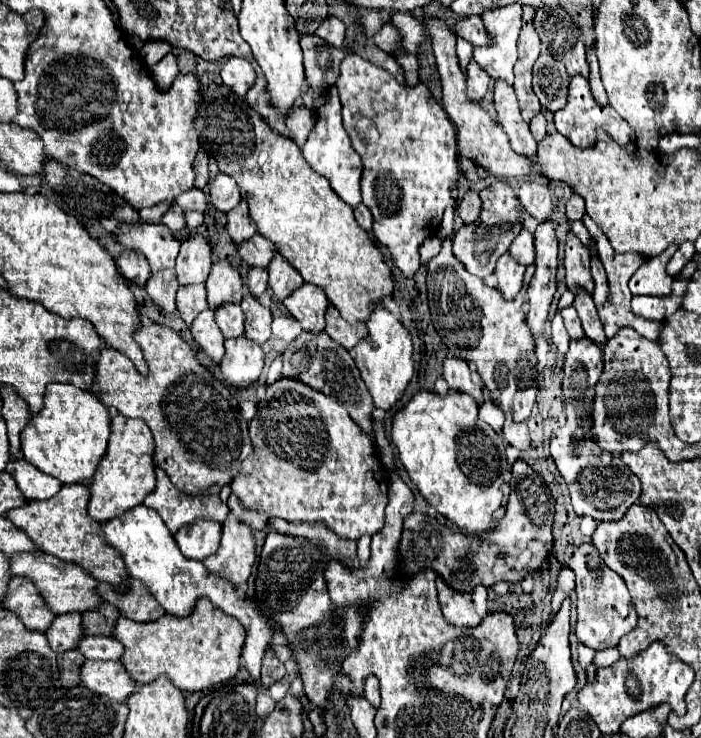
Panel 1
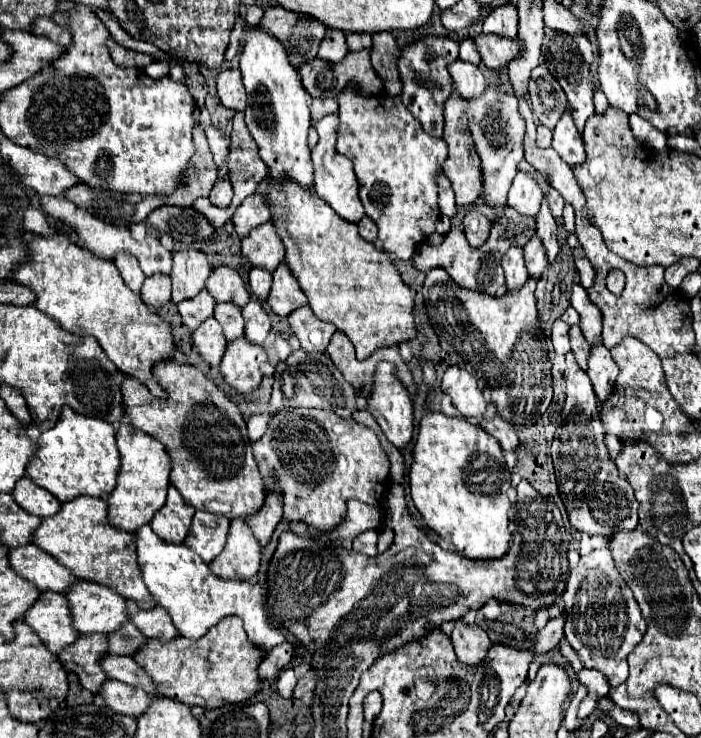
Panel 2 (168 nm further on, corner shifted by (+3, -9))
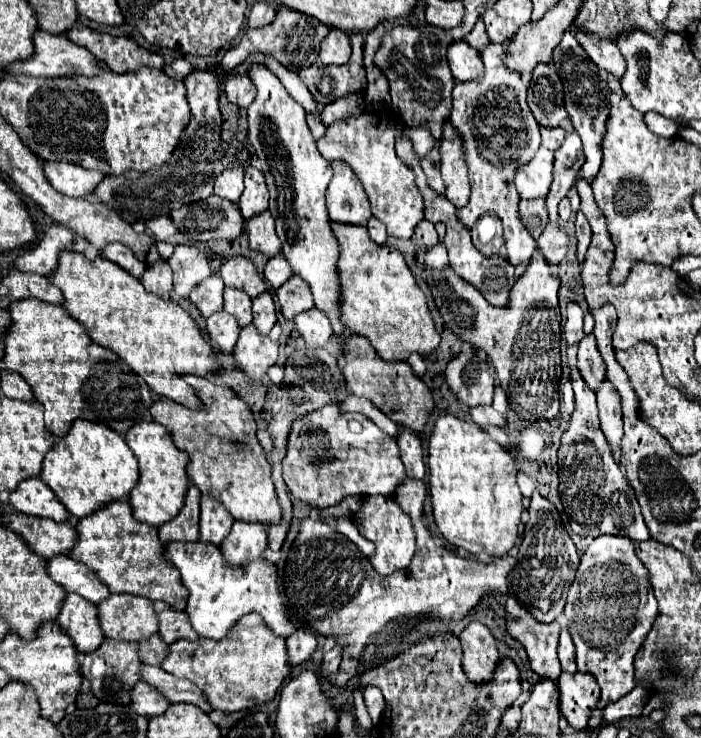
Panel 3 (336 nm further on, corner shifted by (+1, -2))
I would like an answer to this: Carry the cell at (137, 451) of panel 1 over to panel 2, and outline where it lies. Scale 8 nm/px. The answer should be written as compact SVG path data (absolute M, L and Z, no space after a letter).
M122 424L116 432L116 446L120 452L120 470L118 470L118 482L116 488L108 496L108 518L110 524L118 530L138 530L138 526L148 524L152 516L164 506L166 502L166 490L168 490L168 474L170 474L170 458L166 454L166 448L158 440L154 440L150 434L130 426Z

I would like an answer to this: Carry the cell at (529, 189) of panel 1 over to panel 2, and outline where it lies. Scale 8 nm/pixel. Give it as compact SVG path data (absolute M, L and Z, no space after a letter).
M518 172L508 192L508 206L518 210L520 214L536 218L540 204L542 204L542 190L536 184L536 180L528 174Z

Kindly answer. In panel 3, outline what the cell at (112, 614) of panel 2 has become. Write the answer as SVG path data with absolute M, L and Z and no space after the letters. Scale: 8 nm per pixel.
M110 595L98 603L100 625L108 639L140 643L158 633L154 603L136 595Z

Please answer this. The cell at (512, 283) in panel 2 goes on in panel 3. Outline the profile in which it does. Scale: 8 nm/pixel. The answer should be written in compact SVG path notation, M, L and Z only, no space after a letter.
M490 43L480 51L484 63L484 77L480 81L456 83L452 91L450 121L462 137L468 175L472 183L472 195L468 205L458 209L458 219L470 229L486 211L498 213L504 225L506 255L514 267L526 267L536 241L518 217L520 195L514 187L514 173L526 165L540 147L540 129L526 103L526 91L518 71L510 71L504 63L504 49L498 43Z

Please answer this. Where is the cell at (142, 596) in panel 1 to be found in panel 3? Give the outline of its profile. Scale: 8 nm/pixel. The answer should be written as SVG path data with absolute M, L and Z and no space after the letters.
M166 607L164 611L158 613L158 621L160 621L160 637L170 645L176 639L198 639L200 635L192 629L190 619L184 611L176 611L174 607Z

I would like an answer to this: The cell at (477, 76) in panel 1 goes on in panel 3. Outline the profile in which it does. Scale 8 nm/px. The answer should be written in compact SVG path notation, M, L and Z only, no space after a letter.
M462 39L452 43L448 49L448 65L456 81L474 81L484 77L484 67L478 51Z

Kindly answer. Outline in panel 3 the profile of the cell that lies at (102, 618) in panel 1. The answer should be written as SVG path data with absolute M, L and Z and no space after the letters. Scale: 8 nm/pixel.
M152 635L148 641L140 641L140 657L144 663L148 665L160 665L164 661L164 657L168 655L168 645L160 639L160 635Z

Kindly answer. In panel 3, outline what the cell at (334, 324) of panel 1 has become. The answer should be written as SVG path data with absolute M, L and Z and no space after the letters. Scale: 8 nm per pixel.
M352 335L348 339L348 353L344 355L342 373L346 377L348 389L354 395L370 399L394 423L406 425L418 433L424 429L424 425L434 409L434 399L432 399L432 393L426 387L426 383L414 375L414 371L410 369L408 363L404 363L404 361L388 363L374 351L374 347L368 343L366 337Z

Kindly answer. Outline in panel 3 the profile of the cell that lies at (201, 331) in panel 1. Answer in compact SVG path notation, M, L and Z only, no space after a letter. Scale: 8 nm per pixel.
M218 311L206 319L206 331L218 351L232 353L236 339L240 335L240 325L234 315L230 315L226 311Z

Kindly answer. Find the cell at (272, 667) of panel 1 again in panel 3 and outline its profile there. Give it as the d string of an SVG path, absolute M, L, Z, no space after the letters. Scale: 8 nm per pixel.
M298 629L294 635L290 635L286 639L290 663L300 665L300 663L308 661L310 655L316 651L316 645L318 645L316 635L310 629Z

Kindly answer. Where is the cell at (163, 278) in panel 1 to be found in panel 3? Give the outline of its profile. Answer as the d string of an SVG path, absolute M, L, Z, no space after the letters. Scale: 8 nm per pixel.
M160 259L154 265L146 267L140 281L146 291L156 293L160 297L168 297L172 291L172 269L168 267L168 263L164 259Z

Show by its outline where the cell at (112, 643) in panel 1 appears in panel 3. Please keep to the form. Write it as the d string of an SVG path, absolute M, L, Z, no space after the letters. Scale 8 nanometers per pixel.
M142 665L142 679L162 691L170 703L192 703L206 713L212 711L208 699L204 699L204 691L200 691L200 687L188 679L178 679L152 665Z

